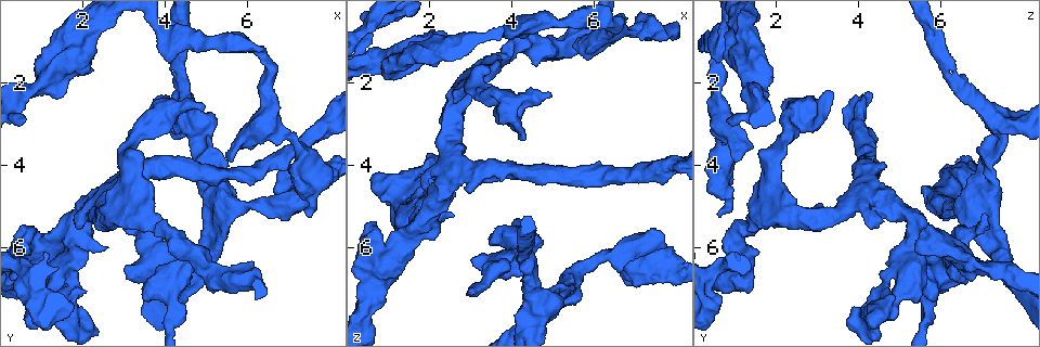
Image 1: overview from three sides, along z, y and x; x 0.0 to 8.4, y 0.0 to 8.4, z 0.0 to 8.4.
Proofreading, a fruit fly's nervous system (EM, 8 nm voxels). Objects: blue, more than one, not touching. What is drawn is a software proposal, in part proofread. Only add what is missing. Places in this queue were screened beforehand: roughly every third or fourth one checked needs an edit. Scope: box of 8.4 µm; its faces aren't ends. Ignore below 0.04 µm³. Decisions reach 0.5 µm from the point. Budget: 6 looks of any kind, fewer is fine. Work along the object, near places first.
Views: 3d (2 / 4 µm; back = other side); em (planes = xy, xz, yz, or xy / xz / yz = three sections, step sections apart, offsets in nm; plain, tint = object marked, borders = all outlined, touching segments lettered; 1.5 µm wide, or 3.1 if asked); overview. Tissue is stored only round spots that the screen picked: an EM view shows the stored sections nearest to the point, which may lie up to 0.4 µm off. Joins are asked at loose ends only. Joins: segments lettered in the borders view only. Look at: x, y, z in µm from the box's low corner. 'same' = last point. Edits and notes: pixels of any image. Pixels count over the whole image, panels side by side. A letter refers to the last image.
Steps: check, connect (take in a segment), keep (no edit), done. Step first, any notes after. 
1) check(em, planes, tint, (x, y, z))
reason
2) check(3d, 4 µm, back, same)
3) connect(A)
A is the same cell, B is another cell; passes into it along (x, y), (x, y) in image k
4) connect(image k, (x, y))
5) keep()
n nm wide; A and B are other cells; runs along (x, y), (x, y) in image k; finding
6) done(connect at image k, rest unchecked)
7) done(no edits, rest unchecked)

check(3d, 2 µm, (2.90, 5.15, 7.00))
an open end

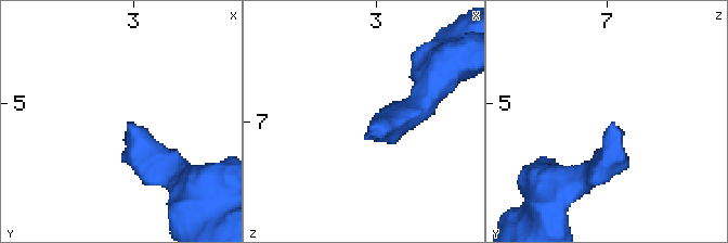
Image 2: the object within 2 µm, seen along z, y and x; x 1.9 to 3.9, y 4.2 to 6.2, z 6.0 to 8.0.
check(em, yz, step 4, tint, (2.96, 5.18, 7.02))

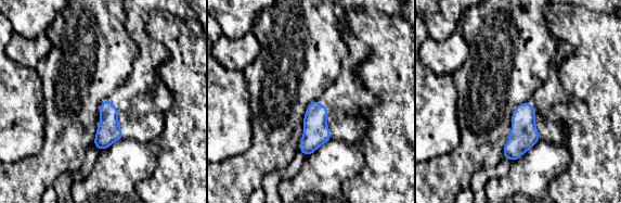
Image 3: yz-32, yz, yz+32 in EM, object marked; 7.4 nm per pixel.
check(em, yz, step 4, borders, same)
what lies round it

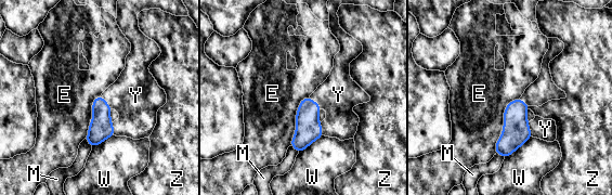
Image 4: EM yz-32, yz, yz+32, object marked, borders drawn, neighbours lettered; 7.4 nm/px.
connect(Y)
140 nm wide; Y is the same cell, E, M, W and Z are other cells; passes into it along (101, 128), (106, 102), (135, 95) in image 4; it goes on there

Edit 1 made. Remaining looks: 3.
check(3d, 4 µm, (5.55, 3.90, 1.05))
branch stops here

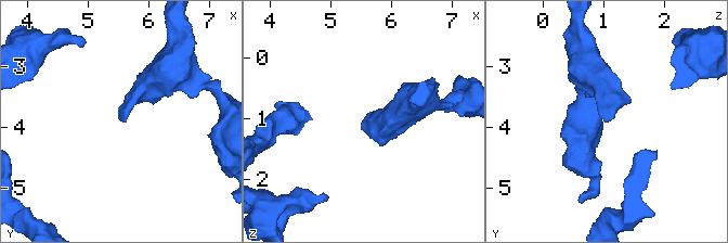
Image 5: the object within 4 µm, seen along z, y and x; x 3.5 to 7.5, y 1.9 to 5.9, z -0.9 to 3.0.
check(em, xz, step 8, borders, (5.60, 3.95, 1.05))

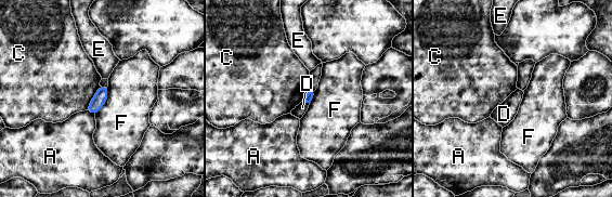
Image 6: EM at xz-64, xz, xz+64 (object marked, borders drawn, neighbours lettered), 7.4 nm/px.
keep()
A, C, D, E and F are other cells; border along (303, 100), (309, 103) in image 6; none of them fits

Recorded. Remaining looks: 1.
done(connect at image 4, rest unchecked)

